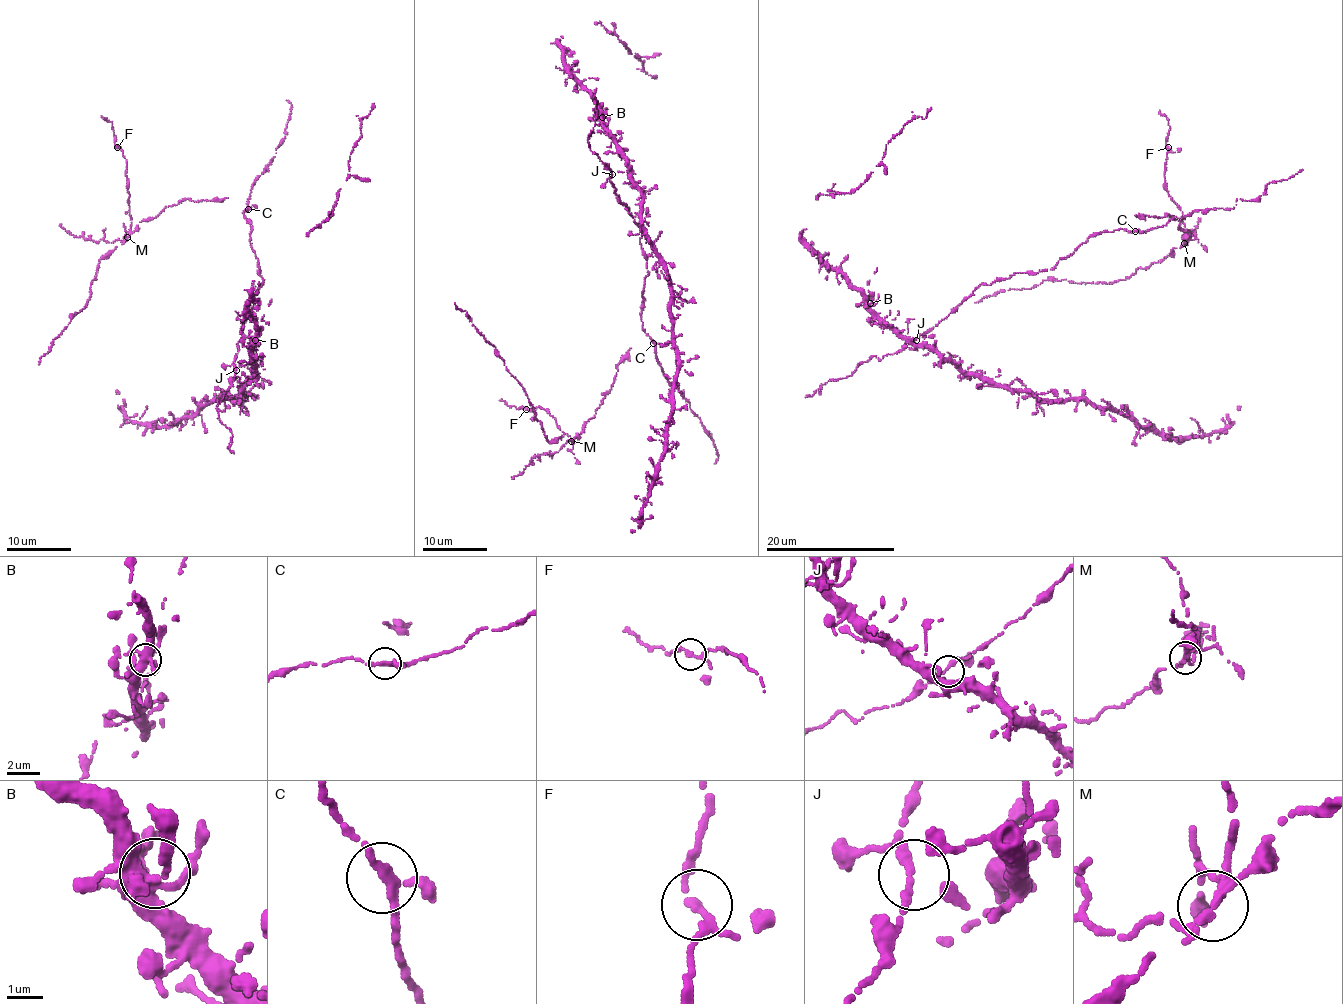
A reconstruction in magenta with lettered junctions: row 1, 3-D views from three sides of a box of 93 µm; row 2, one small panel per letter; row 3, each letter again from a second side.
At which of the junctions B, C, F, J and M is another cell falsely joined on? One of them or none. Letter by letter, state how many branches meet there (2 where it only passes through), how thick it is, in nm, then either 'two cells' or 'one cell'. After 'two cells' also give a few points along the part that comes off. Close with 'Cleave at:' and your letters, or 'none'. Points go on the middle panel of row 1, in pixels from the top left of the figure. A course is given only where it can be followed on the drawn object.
B: branches 5; calibre 280 nm; one cell
C: branches 3; calibre 200 nm; one cell
F: branches 3; calibre 200 nm; one cell
J: branches 4; calibre 200 nm; one cell
M: branches 5; calibre 240 nm; two cells; course (571, 440), (578, 436), (594, 415), (613, 383), (617, 366), (631, 348)
Cleave at: M

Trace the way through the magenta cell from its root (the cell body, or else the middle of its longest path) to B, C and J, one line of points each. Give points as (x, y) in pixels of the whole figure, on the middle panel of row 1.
B: (643, 232), (609, 181), (610, 176), (627, 172), (630, 166), (602, 117)
C: (643, 232), (640, 244), (648, 273), (642, 293), (641, 321), (642, 330), (653, 343)
J: (643, 232), (615, 193), (617, 189), (609, 181), (612, 174)

